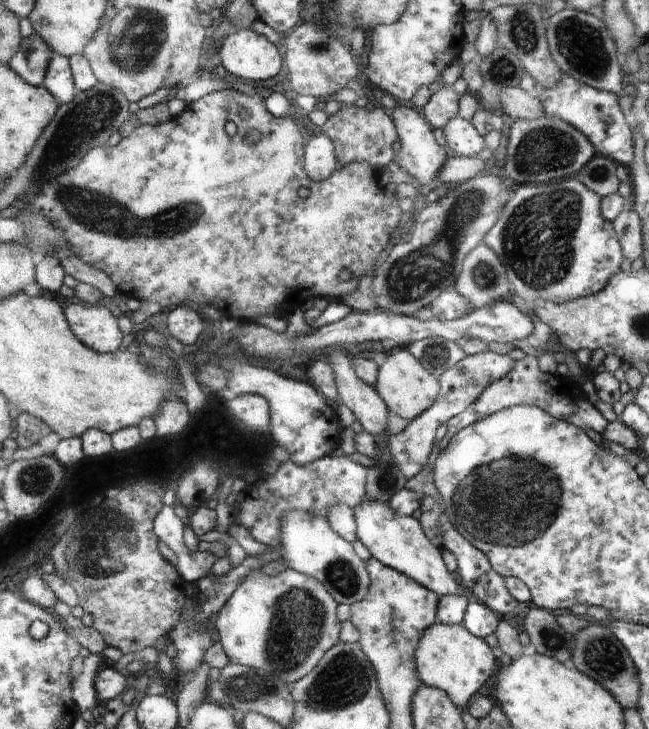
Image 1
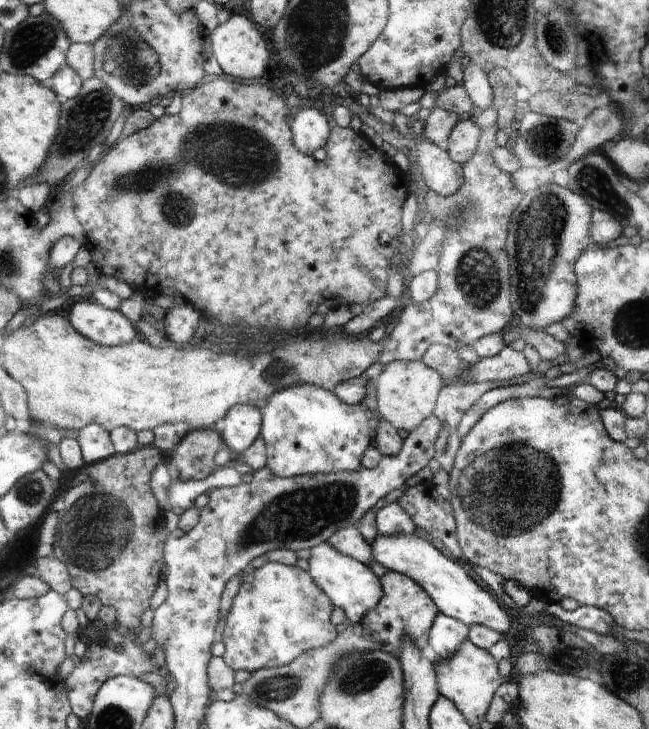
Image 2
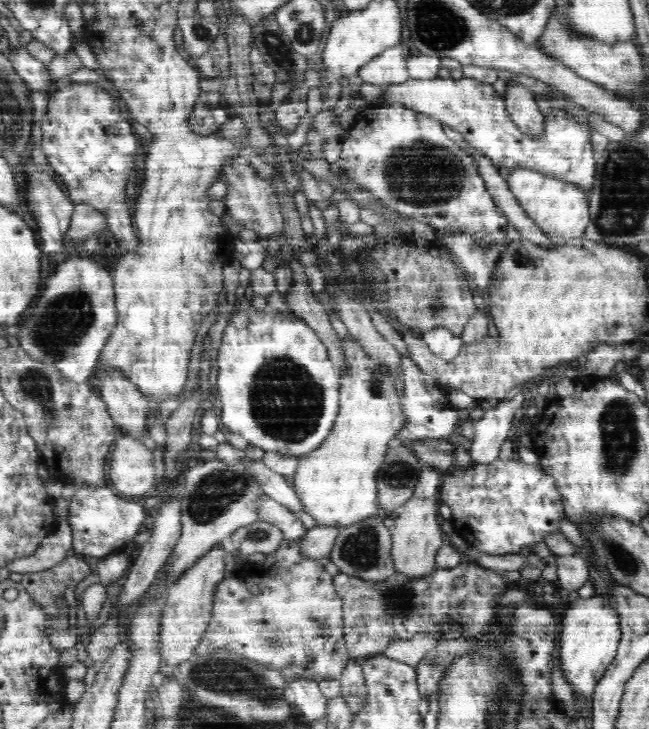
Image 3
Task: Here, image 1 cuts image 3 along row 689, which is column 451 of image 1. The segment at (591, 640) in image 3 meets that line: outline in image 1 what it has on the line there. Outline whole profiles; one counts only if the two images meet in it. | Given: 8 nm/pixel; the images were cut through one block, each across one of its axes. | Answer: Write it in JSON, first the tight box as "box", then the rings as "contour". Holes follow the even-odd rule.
{"box":[353,498,464,596],"contour":[[[365,498],[361,504],[353,508],[356,523],[356,536],[368,548],[372,557],[383,565],[405,573],[418,584],[430,588],[438,596],[464,596],[464,588],[454,578],[454,574],[446,568],[440,550],[425,535],[418,519],[412,515],[402,516],[394,512],[386,502],[376,502]]]}

